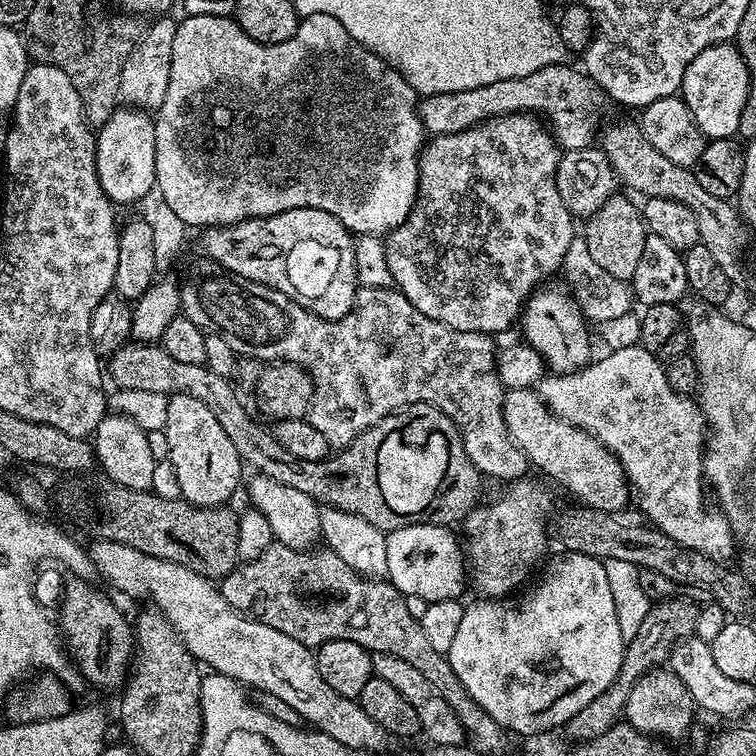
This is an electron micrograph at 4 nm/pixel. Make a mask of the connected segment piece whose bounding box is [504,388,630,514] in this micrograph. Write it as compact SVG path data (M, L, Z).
M532 388L507 389L504 393L504 425L529 465L553 485L561 484L581 505L620 514L628 504L630 485L618 458L586 430L566 422L544 405Z

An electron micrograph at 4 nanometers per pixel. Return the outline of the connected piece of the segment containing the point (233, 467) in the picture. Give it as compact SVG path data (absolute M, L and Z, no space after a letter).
M178 392L169 396L163 431L169 442L167 459L174 466L174 474L178 474L181 497L198 508L227 505L240 484L242 461L210 406L198 402L198 398L192 398L190 394Z

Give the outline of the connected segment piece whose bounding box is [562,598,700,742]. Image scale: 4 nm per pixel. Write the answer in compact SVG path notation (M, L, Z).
M673 598L670 600L657 600L646 614L646 619L642 621L642 626L638 626L638 634L627 641L624 646L624 657L622 666L618 670L618 678L590 706L582 706L574 718L570 718L564 725L562 732L572 739L572 742L583 742L598 738L598 734L606 734L624 715L624 703L638 678L646 674L651 668L659 668L667 665L668 655L672 653L672 647L679 640L686 640L693 635L698 622L700 608L692 605L688 600Z

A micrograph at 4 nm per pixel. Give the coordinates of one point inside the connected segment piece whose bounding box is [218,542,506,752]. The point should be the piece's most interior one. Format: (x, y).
(313, 597)

